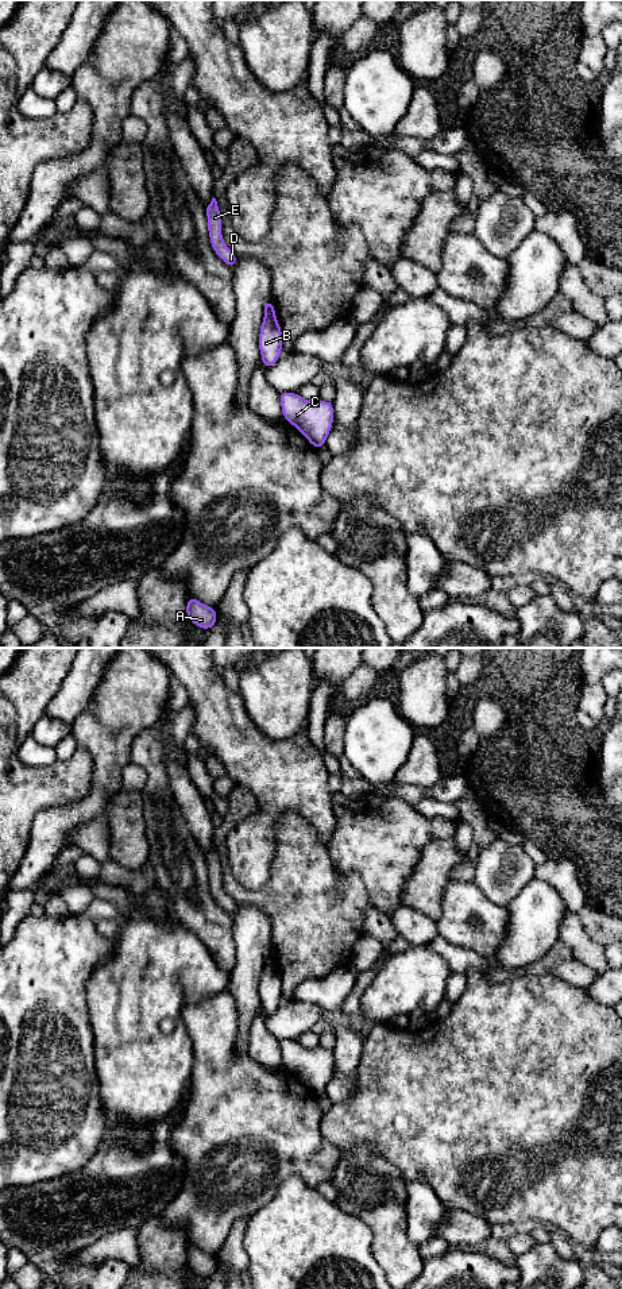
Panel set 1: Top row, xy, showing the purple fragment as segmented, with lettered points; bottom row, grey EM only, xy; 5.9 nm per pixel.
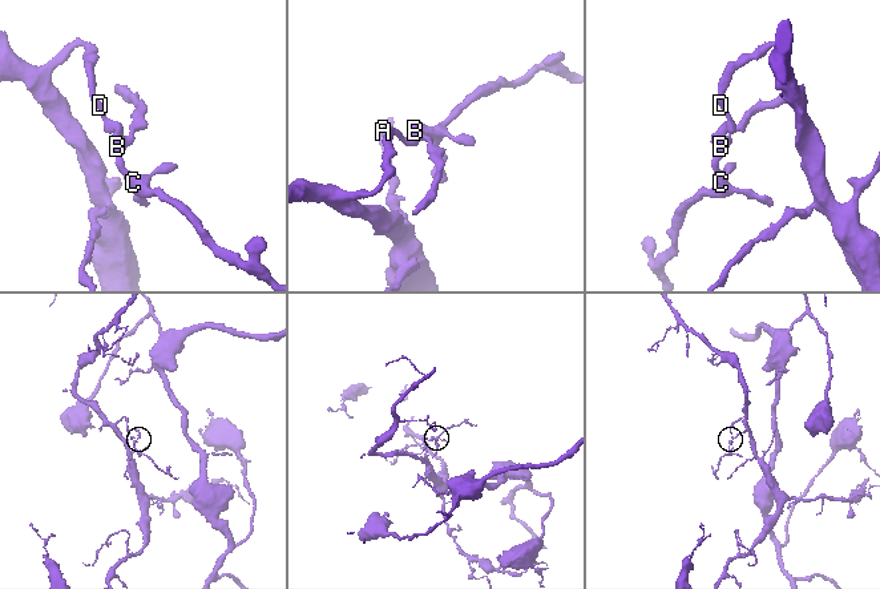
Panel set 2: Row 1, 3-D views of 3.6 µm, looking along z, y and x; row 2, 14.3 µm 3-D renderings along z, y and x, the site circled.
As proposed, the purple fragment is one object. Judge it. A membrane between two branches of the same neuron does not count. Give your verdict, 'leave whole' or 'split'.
split

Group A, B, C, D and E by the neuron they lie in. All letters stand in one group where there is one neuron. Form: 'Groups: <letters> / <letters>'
Groups: A D E / B C

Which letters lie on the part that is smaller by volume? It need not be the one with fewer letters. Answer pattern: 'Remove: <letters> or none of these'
Remove: B, C

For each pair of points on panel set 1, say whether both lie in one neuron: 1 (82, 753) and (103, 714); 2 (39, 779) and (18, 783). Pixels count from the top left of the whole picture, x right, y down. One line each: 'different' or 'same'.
1: different
2: same

